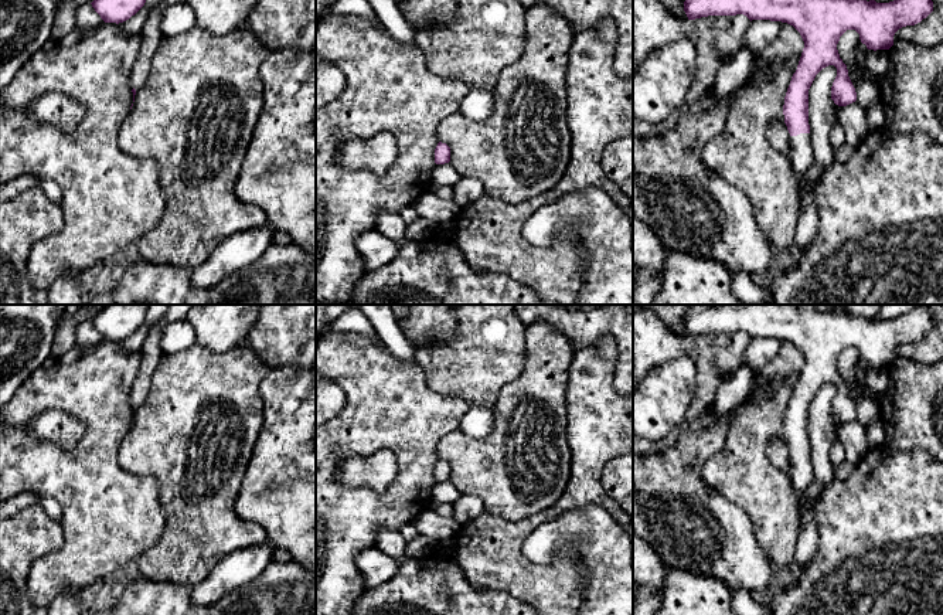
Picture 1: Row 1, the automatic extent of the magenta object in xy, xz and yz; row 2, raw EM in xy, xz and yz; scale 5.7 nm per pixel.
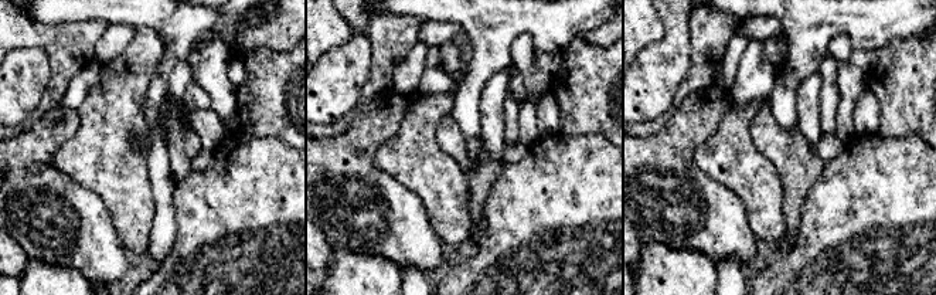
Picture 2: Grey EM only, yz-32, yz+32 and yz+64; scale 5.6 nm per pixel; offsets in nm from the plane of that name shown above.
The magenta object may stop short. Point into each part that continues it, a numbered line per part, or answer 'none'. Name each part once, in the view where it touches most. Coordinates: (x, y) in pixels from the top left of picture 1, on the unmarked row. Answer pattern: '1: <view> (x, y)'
1: yz (802, 475)

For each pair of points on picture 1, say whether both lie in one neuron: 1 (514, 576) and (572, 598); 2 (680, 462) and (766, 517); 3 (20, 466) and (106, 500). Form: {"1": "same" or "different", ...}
{"1": "same", "2": "different", "3": "same"}

